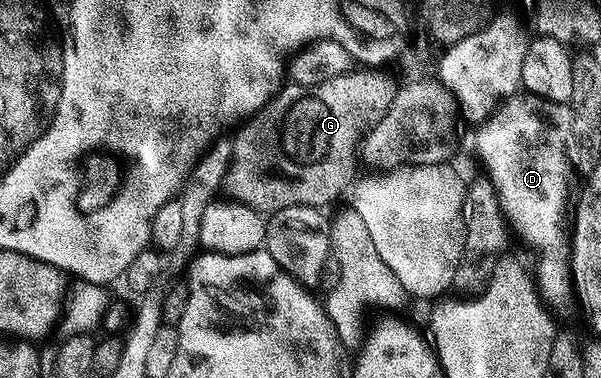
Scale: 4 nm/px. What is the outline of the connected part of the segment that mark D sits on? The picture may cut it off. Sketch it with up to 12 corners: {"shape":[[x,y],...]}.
{"shape":[[530,98],[474,128],[548,304],[573,295],[567,158]]}

